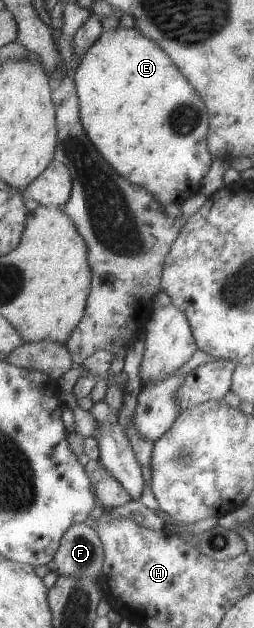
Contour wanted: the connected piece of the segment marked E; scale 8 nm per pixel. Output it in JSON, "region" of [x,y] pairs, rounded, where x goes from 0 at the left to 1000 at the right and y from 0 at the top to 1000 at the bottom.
{"region":[[[472,43],[429,48],[406,46],[366,72],[323,88],[303,107],[276,111],[276,118],[291,127],[307,154],[307,182],[327,209],[374,232],[386,245],[433,263],[445,272],[492,283],[504,291],[563,298],[642,330],[673,323],[713,326],[728,317],[783,307],[791,283],[819,274],[839,252],[811,232],[819,183],[783,150],[748,137],[720,118],[685,105],[673,92],[618,72],[618,67],[575,61],[528,43],[504,46]]]}

